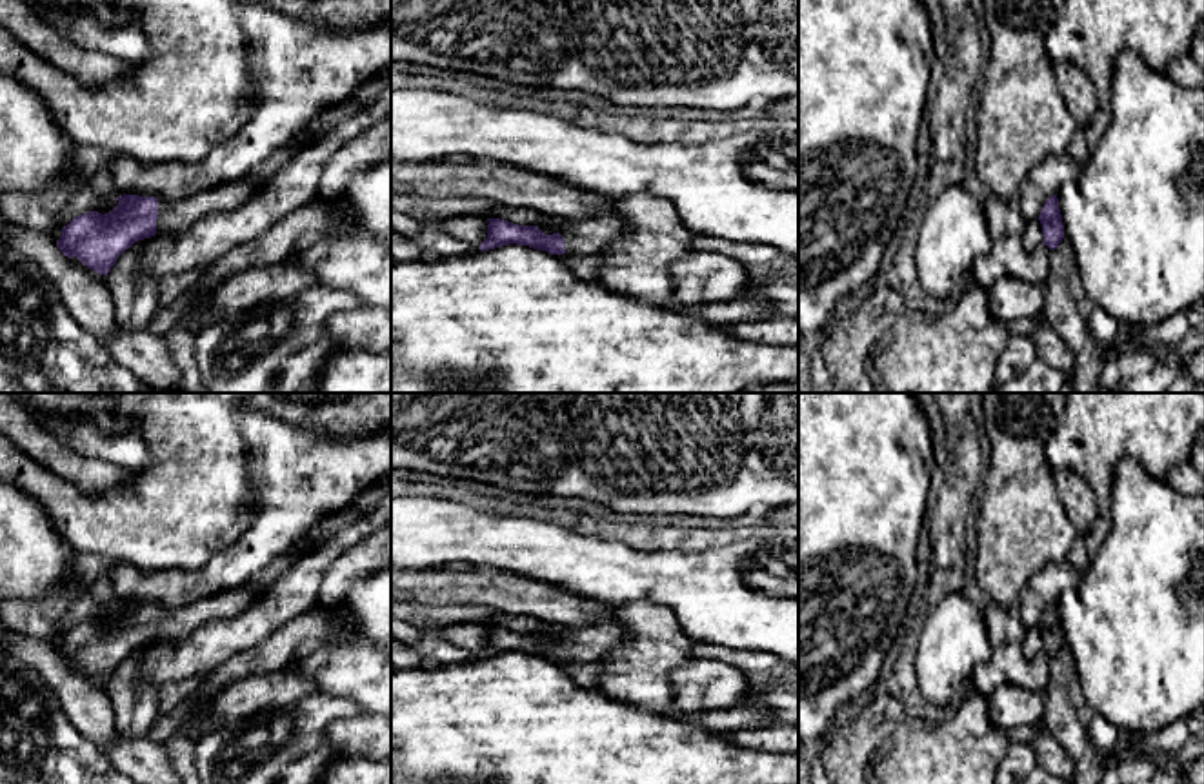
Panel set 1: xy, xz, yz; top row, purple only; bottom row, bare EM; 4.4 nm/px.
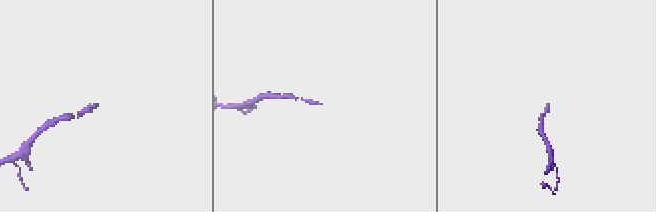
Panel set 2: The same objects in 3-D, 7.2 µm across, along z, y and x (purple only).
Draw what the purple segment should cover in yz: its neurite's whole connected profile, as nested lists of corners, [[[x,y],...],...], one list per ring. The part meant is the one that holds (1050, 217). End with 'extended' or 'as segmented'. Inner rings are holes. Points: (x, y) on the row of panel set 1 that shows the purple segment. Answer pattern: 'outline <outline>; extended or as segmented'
outline [[[1057,195],[1046,200],[1038,218],[1028,222],[1020,238],[1029,249],[1040,244],[1048,246],[1051,251],[1059,247],[1064,238],[1064,226]]]; extended

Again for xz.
outline [[[595,215],[584,220],[551,218],[538,226],[518,226],[500,218],[487,218],[487,222],[487,238],[480,244],[480,251],[517,244],[551,255],[589,256],[602,253],[626,233],[622,220],[613,215]]]; extended

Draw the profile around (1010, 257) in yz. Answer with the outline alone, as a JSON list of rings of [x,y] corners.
[[[1009,235],[995,240],[991,251],[973,264],[971,278],[986,289],[1006,275],[1044,286],[1051,269],[1049,258],[1048,246],[1029,249],[1022,244],[1020,235]]]

